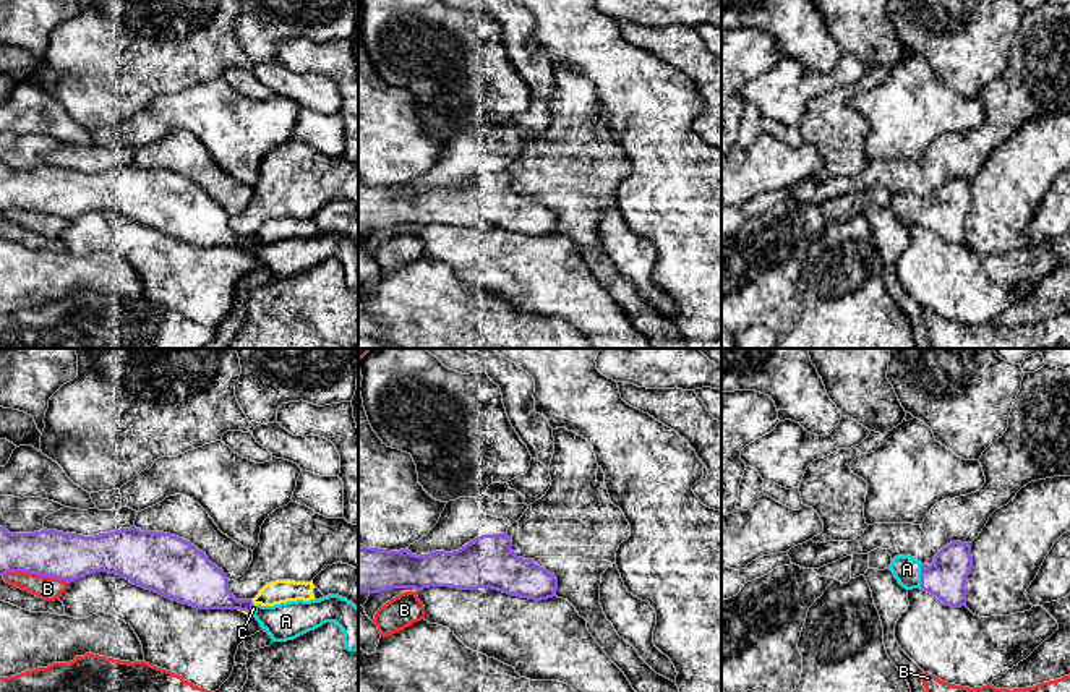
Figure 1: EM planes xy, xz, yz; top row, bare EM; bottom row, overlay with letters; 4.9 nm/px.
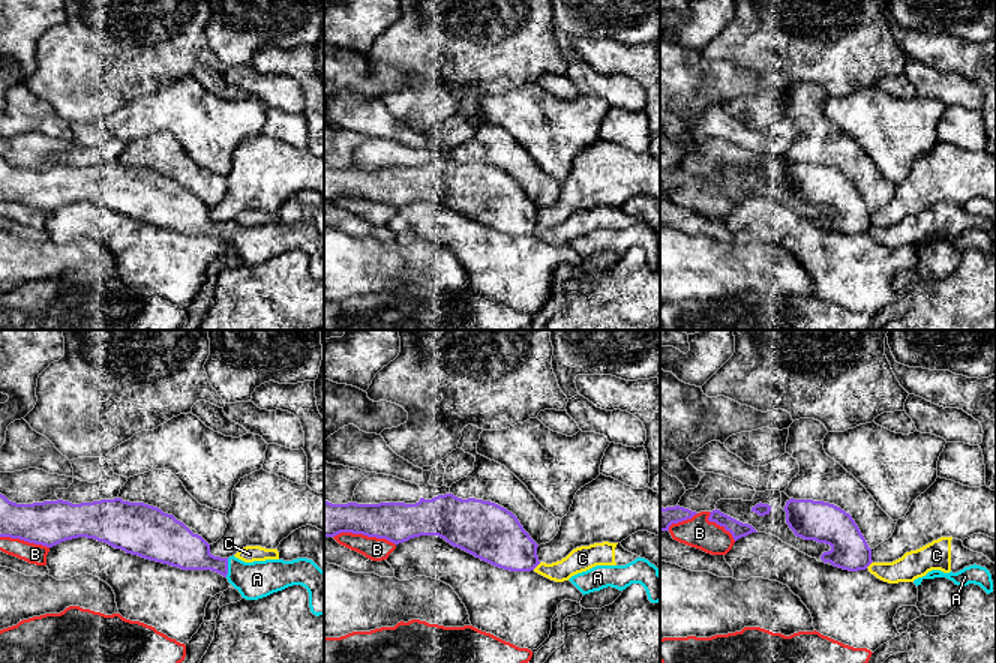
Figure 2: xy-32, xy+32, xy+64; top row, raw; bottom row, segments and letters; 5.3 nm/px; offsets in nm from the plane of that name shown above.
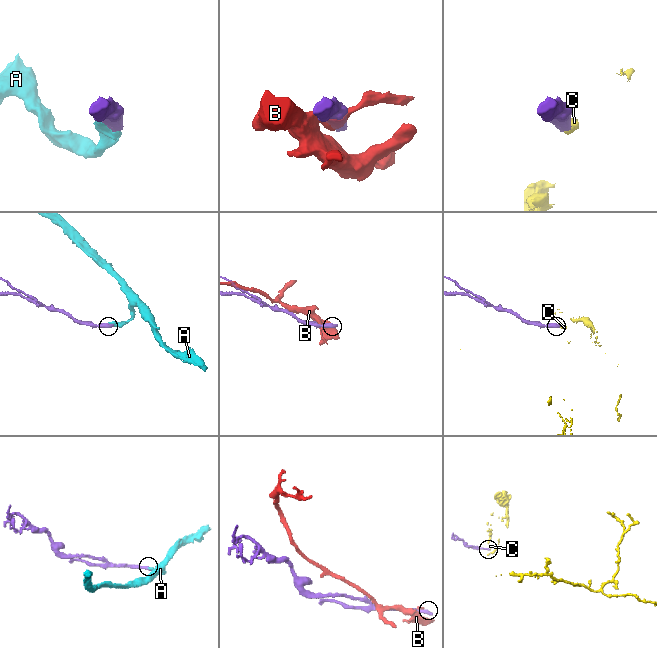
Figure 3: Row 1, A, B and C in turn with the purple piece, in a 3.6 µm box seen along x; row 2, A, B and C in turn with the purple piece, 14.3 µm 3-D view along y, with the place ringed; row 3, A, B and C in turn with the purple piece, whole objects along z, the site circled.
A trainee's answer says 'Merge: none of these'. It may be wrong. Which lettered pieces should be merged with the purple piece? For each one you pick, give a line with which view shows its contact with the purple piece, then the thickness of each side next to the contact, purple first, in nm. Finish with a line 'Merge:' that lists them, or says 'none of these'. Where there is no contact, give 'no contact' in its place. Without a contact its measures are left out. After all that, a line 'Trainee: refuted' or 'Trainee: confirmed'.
A: contact in yz; calibres 200 and 140 nm
Merge: A
Trainee: refuted

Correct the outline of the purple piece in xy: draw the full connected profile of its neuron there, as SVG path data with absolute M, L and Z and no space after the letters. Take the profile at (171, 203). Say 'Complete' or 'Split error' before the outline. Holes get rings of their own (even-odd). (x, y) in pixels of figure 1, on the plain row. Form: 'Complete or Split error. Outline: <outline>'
Complete. Outline: M0 164L0 212L6 209L28 209L68 220L109 209L198 246L251 250L255 245L251 237L237 237L230 230L224 207L195 182L136 164L96 173L47 165L10 170Z

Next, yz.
Split error. Outline: M961 178L937 188L931 203L911 193L897 193L890 201L890 207L903 225L921 225L952 245L966 243L965 222L971 204L971 183Z

